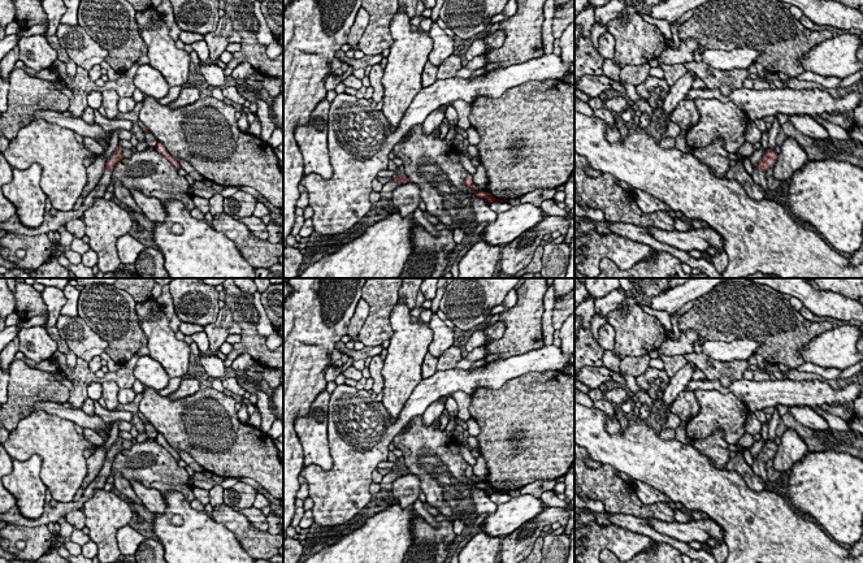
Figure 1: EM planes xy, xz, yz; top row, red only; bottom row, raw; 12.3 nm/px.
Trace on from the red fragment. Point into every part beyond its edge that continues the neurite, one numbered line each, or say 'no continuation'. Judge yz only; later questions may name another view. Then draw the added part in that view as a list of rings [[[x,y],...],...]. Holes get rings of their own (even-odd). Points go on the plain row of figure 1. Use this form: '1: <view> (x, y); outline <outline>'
1: yz (758, 466); outline [[[754,460],[753,462],[753,471],[763,480],[764,484],[767,484],[767,469],[766,469],[766,462],[762,460]]]

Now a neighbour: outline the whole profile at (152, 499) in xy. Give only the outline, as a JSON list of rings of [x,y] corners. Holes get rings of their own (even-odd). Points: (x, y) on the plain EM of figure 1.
[[[130,481],[136,497],[140,499],[143,506],[153,515],[164,514],[166,503],[162,494],[156,489],[146,488],[138,481]]]

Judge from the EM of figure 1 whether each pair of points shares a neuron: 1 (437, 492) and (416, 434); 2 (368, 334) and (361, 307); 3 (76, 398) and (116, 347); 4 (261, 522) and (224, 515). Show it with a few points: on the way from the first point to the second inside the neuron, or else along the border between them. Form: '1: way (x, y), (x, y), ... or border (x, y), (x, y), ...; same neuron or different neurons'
1: way (428, 477), (416, 466), (416, 449); same neuron
2: border (361, 297), (368, 306), (368, 316), (356, 336); different neurons
3: border (137, 353), (122, 366); different neurons
4: border (238, 511), (254, 527), (267, 531); different neurons

